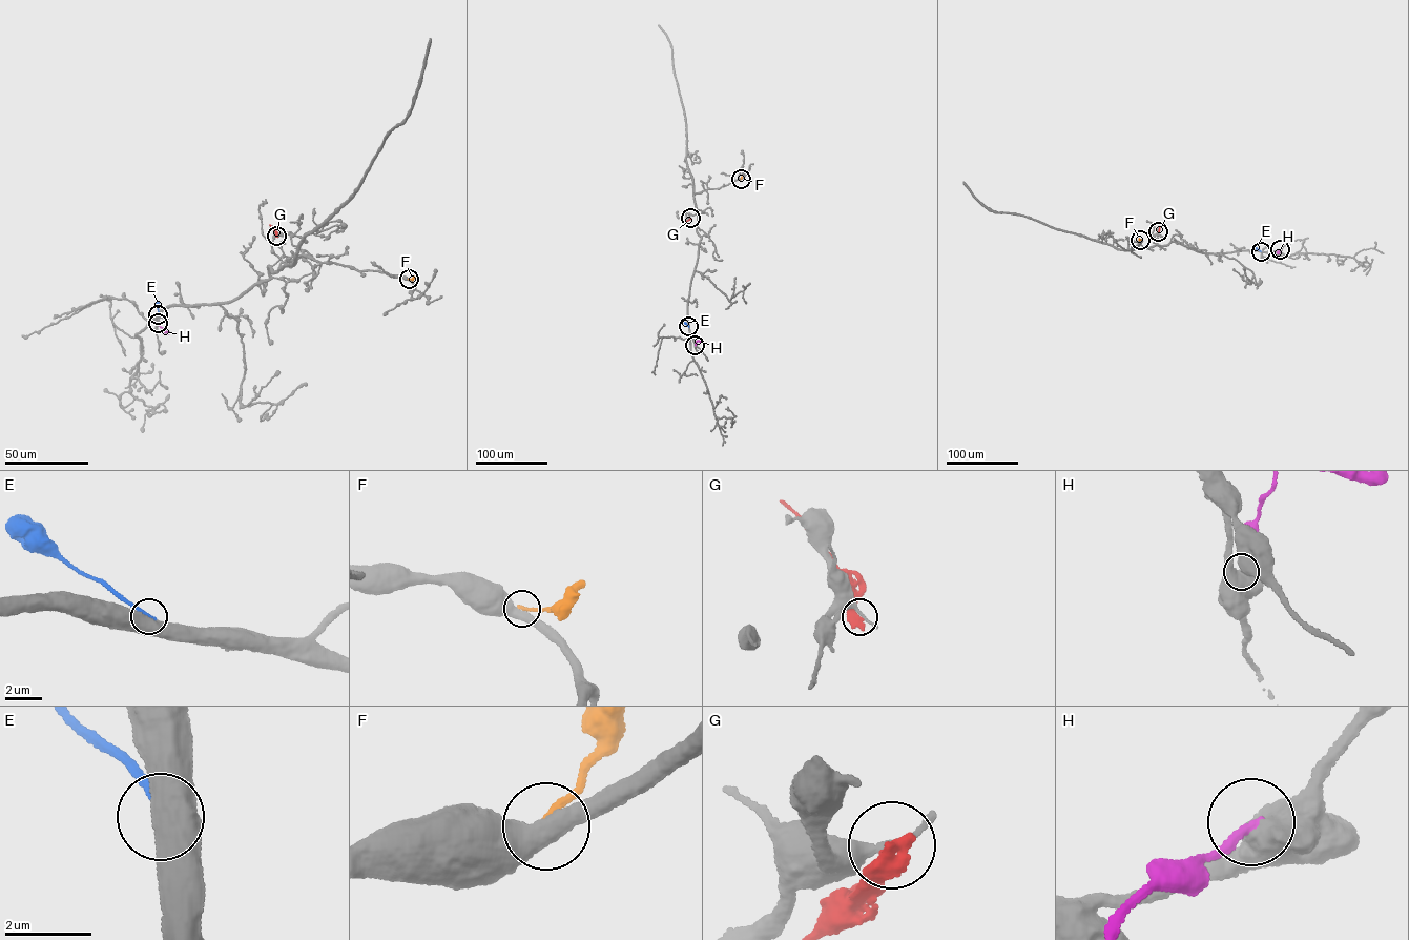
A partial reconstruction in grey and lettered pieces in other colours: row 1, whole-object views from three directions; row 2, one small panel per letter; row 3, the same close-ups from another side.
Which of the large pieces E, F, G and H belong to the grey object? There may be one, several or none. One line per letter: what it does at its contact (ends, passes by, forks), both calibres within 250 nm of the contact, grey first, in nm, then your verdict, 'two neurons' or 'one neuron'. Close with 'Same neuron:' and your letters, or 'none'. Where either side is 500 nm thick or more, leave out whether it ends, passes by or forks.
E: 600/200 nm | one neuron
F: it ends | 480/180 nm | two neurons
G: 240/550 nm | two neurons
H: 500/200 nm | two neurons
Same neuron: E

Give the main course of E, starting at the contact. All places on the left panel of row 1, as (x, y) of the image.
E: (158, 314), (158, 302)

